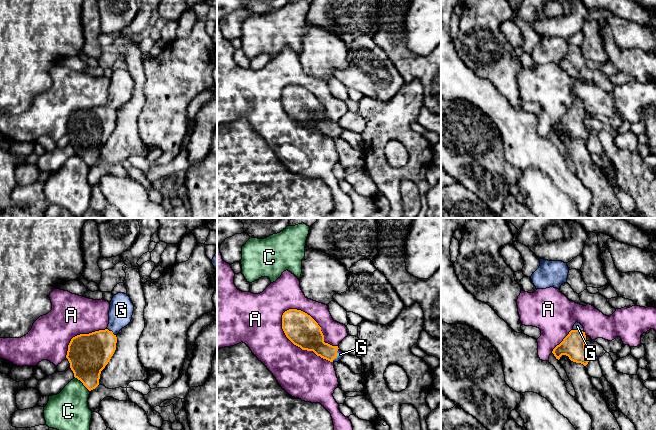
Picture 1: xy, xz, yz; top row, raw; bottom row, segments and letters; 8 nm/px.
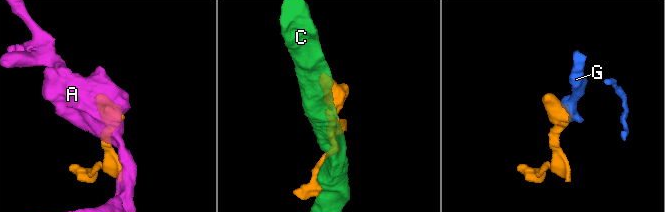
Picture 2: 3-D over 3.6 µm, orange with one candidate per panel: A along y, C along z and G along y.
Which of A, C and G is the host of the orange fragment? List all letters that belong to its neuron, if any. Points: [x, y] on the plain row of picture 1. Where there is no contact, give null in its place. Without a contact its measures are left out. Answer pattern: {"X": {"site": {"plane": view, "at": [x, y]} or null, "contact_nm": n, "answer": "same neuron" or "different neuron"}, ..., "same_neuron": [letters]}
{"A": {"site": {"plane": "xz", "at": [296, 121]}, "contact_nm": 550, "answer": "different neuron"}, "C": {"site": {"plane": "xy", "at": [82, 158]}, "contact_nm": 180, "answer": "different neuron"}, "G": {"site": {"plane": "xz", "at": [336, 131]}, "contact_nm": 120, "answer": "same neuron"}, "same_neuron": ["G"]}

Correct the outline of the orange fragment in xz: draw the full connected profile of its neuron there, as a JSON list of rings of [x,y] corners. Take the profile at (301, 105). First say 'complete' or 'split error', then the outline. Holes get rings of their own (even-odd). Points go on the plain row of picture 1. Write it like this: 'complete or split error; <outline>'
split error; [[[289,85],[282,91],[282,105],[286,113],[302,126],[313,127],[330,138],[338,138],[345,131],[338,122],[324,118],[318,99],[307,89]]]

